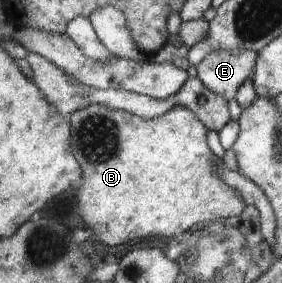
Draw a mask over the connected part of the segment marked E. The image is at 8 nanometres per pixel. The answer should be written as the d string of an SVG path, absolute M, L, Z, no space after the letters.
M214 50L195 68L200 82L214 92L232 100L238 88L255 72L257 52L250 50Z

